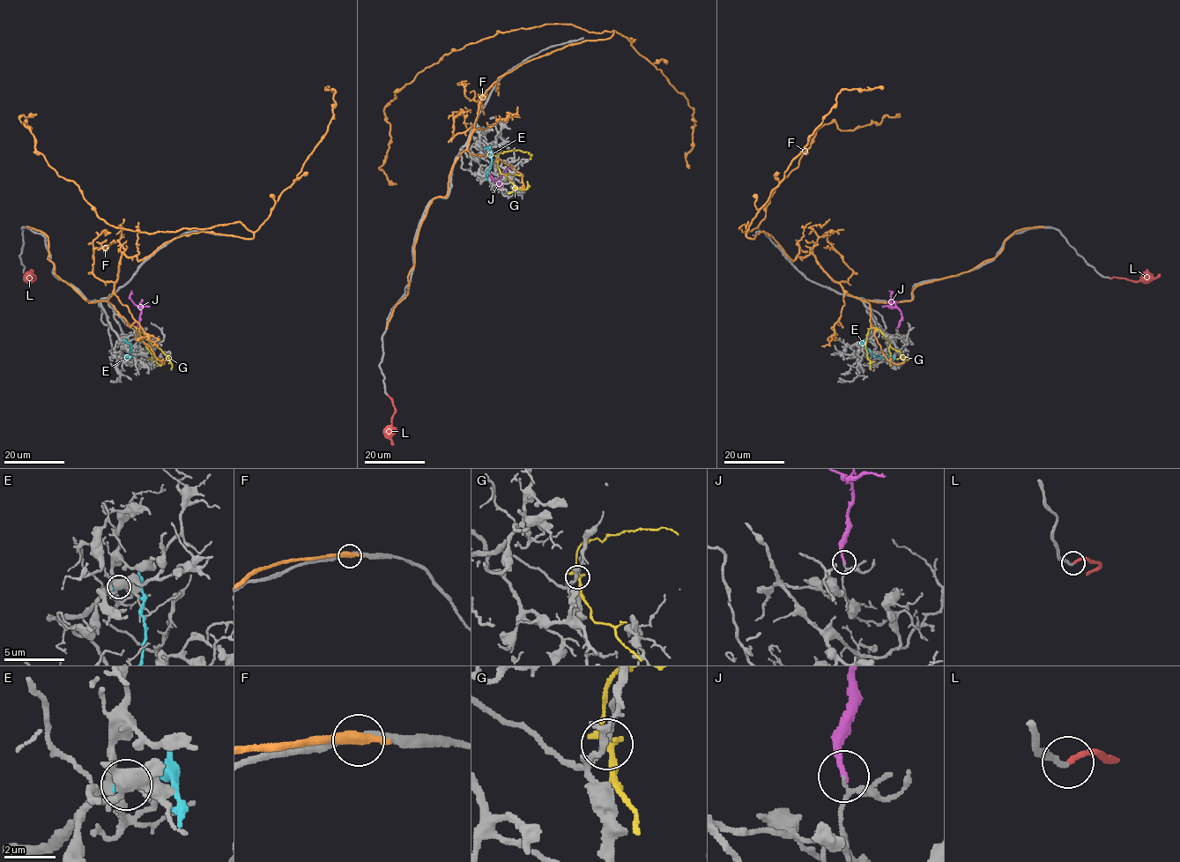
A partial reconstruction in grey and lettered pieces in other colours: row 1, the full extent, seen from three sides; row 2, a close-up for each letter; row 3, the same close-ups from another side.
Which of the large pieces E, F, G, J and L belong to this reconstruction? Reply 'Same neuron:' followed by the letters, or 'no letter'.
Same neuron: L

